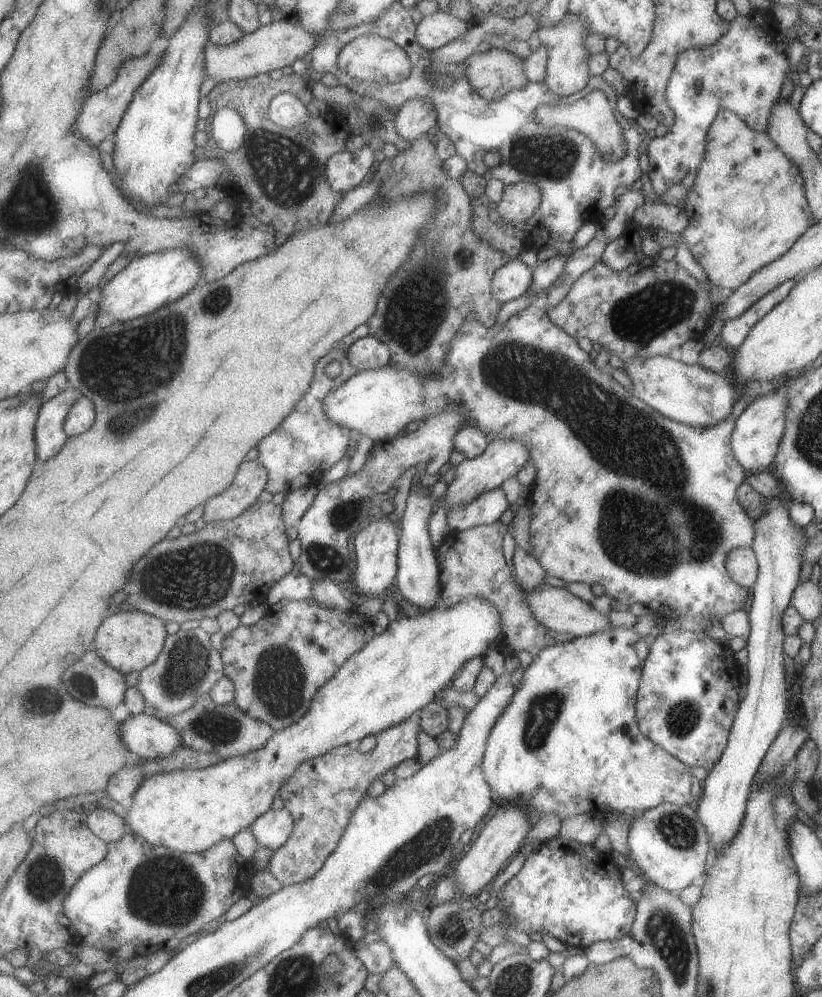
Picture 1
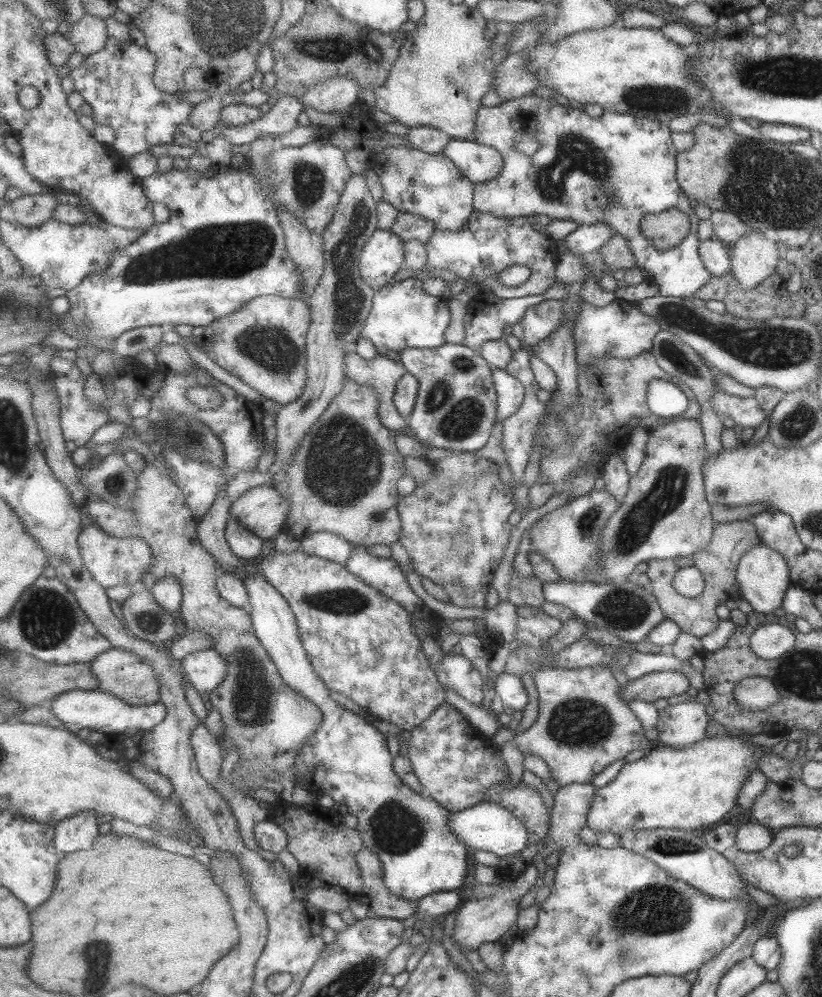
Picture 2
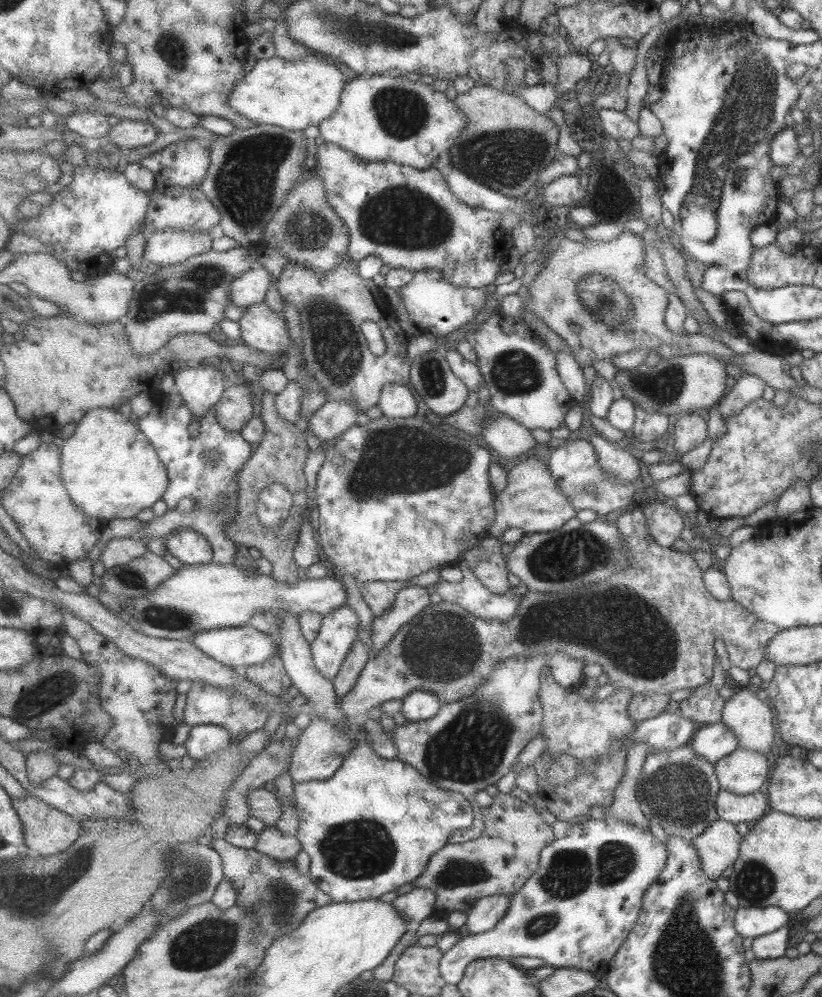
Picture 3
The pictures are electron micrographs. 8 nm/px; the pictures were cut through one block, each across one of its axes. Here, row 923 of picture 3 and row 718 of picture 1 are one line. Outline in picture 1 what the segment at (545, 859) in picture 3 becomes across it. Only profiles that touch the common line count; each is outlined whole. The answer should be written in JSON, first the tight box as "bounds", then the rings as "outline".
{"bounds":[484,627,693,822],"outline":[[[612,627],[609,630],[593,632],[589,636],[576,637],[568,643],[556,644],[545,648],[539,656],[533,658],[530,665],[524,670],[525,676],[516,695],[513,696],[511,704],[505,708],[505,712],[498,717],[493,726],[484,756],[484,771],[489,786],[497,798],[497,803],[523,804],[529,808],[529,814],[536,821],[549,814],[557,814],[562,822],[577,816],[577,814],[596,813],[604,815],[607,812],[619,812],[635,820],[641,816],[641,812],[649,810],[658,804],[675,804],[677,806],[688,805],[691,801],[691,781],[693,775],[689,766],[682,764],[665,752],[659,745],[653,744],[651,740],[641,734],[636,721],[636,694],[640,686],[642,662],[637,658],[635,643],[641,639],[640,634],[634,627]]]}

